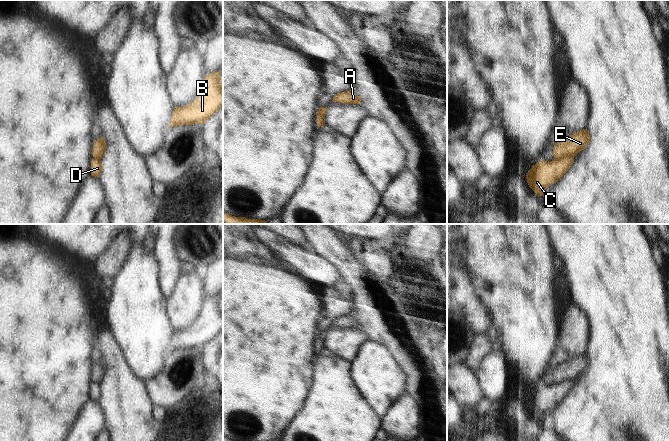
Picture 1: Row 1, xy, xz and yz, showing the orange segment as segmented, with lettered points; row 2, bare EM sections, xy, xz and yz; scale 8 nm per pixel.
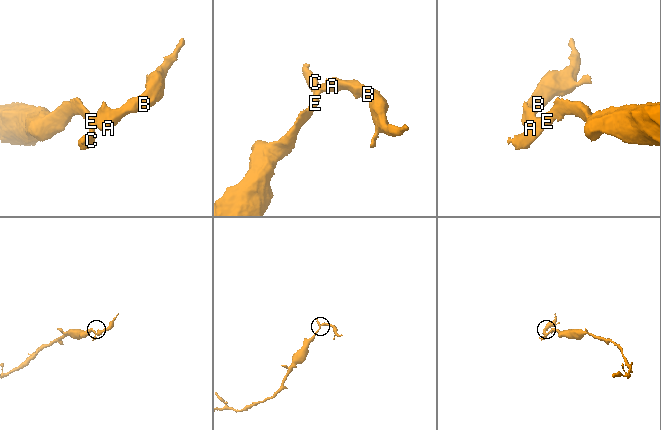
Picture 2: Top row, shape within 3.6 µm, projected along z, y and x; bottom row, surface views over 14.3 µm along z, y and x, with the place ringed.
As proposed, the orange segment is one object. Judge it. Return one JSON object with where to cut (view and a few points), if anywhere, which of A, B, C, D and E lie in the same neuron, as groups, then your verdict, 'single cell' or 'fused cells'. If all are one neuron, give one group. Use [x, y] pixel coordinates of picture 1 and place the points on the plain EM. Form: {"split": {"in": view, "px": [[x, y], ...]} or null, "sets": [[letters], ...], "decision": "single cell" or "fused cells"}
{"split": {"in": "yz", "px": [[573, 380], [554, 383]]}, "sets": [["A", "B", "E"], ["C", "D"]], "decision": "fused cells"}

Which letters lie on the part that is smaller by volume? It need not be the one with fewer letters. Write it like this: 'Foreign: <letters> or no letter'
Foreign: C, D

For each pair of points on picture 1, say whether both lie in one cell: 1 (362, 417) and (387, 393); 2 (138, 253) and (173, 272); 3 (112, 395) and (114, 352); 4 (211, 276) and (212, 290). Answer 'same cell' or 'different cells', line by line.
1: different cells
2: different cells
3: same cell
4: same cell

